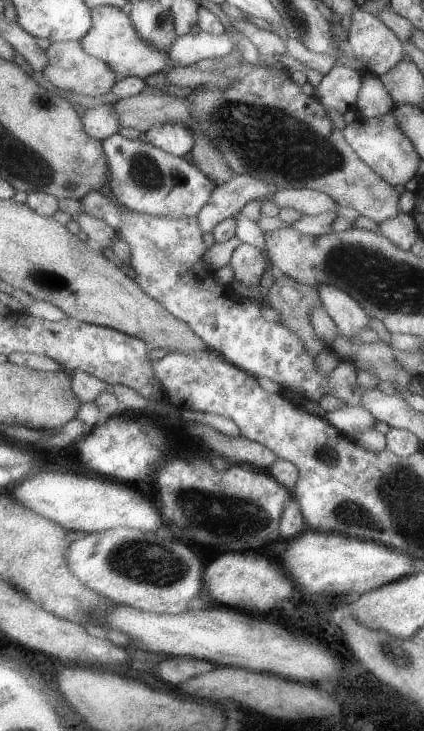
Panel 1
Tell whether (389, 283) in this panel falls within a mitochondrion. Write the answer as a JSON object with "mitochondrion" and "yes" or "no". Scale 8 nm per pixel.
{"mitochondrion":"yes"}

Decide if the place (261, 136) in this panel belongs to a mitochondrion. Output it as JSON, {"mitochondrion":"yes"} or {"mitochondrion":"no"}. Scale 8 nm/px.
{"mitochondrion":"yes"}

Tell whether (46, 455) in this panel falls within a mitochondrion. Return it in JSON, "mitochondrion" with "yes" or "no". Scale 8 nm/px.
{"mitochondrion":"no"}

